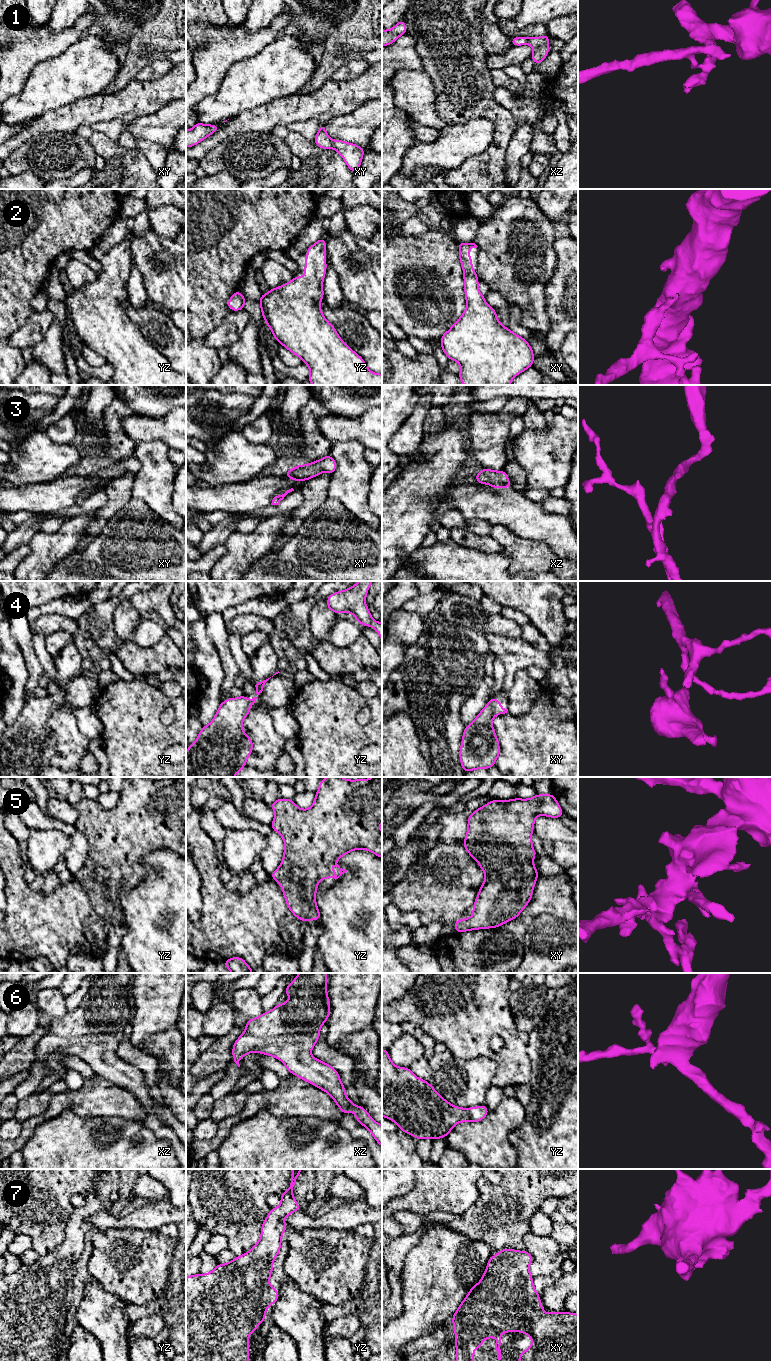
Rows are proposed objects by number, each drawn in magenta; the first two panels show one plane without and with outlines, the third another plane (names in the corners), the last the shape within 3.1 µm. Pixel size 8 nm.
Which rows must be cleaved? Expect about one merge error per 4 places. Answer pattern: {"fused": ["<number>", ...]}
{"fused": ["1"]}

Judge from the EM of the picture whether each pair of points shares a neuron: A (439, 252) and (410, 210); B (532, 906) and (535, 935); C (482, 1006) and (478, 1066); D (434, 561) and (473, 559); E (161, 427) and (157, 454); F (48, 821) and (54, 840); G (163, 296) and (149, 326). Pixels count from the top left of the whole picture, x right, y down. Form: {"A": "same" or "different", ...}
{"A": "different", "B": "different", "C": "different", "D": "same", "E": "different", "F": "different", "G": "different"}

